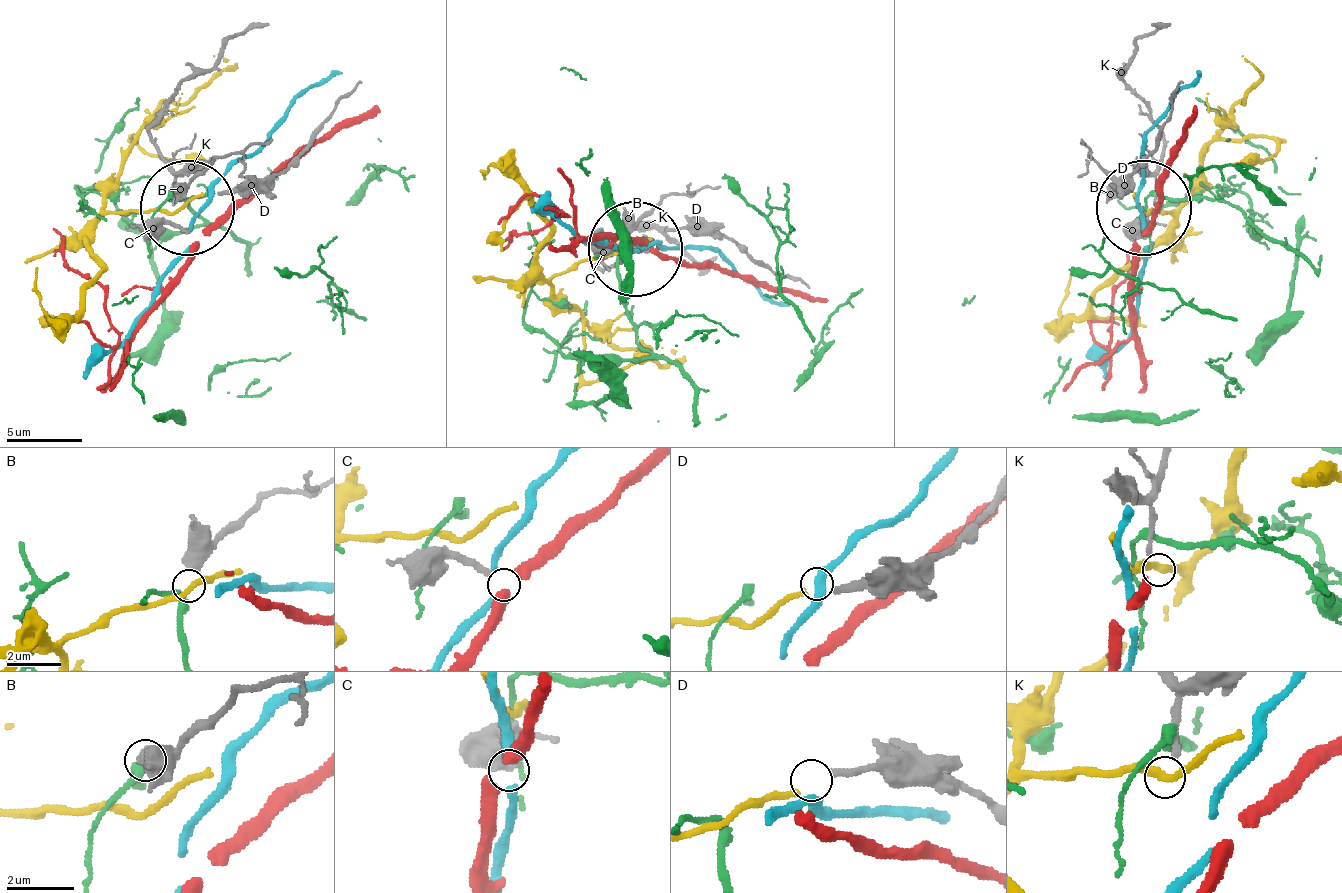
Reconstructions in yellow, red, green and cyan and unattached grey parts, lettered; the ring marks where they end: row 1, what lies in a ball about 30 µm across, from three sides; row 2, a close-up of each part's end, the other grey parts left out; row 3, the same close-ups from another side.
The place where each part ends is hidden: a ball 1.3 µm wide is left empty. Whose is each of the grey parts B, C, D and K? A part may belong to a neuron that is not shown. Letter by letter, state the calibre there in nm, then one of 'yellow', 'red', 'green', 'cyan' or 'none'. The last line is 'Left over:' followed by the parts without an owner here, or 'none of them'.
B: 600 nm | green
C: 190 nm | red
D: 240 nm | yellow
K: 160 nm | none
Left over: K

